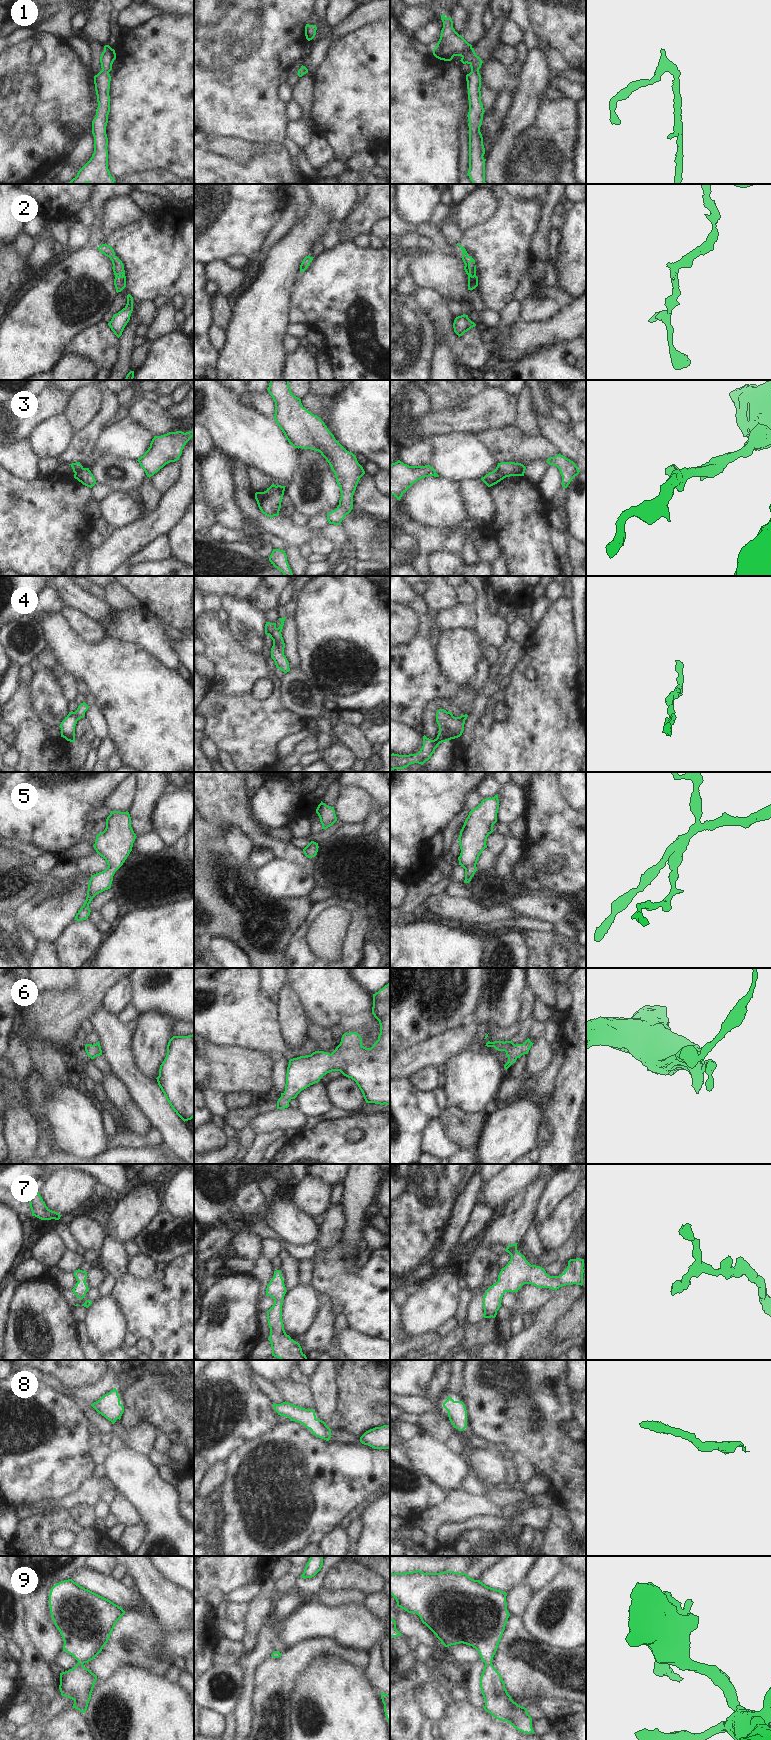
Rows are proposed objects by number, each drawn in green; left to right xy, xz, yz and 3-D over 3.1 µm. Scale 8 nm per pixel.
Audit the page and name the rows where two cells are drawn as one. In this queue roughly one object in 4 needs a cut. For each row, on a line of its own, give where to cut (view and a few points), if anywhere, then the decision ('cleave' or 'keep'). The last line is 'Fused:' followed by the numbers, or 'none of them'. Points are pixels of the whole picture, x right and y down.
1: no cut; keep
2: no cut; keep
3: cut in yz along (496, 468), (506, 476); cleave
4: cut in xy along (74, 712), (77, 720); cleave
5: no cut; keep
6: no cut; keep
7: no cut; keep
8: no cut; keep
9: no cut; keep
Fused: 3, 4

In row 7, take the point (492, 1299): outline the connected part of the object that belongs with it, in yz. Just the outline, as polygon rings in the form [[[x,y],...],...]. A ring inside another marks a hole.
[[[517,1244],[508,1245],[505,1249],[511,1255],[508,1264],[501,1269],[498,1281],[490,1286],[483,1297],[484,1318],[495,1318],[502,1306],[501,1299],[506,1292],[518,1292],[524,1284],[538,1288],[557,1290],[566,1285],[583,1285],[584,1259],[576,1258],[568,1261],[565,1271],[559,1276],[550,1276],[545,1269],[531,1265],[524,1255],[518,1252]]]

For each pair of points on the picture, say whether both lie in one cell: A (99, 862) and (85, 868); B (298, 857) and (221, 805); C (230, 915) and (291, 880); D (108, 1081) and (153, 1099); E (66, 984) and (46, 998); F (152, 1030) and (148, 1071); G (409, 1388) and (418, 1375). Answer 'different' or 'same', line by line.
A: same
B: same
C: different
D: different
E: different
F: same
G: same

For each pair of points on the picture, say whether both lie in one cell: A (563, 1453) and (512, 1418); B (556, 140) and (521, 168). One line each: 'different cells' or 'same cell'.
A: same cell
B: same cell

